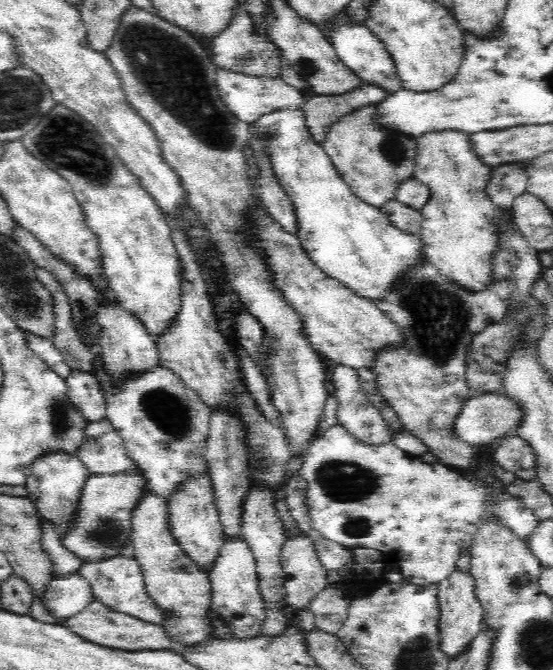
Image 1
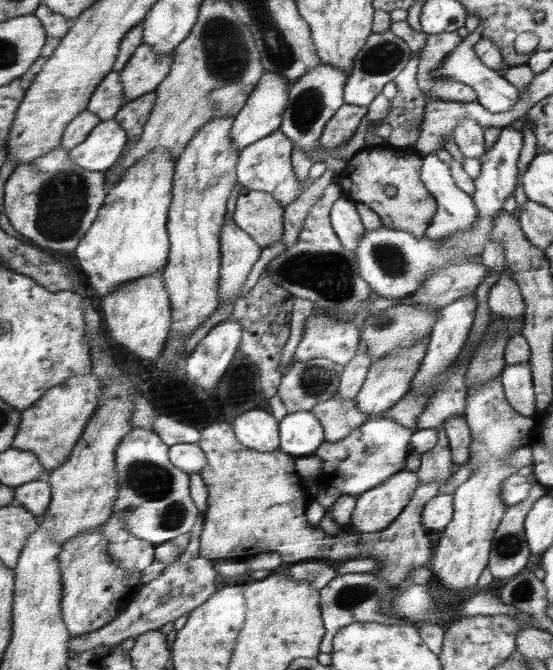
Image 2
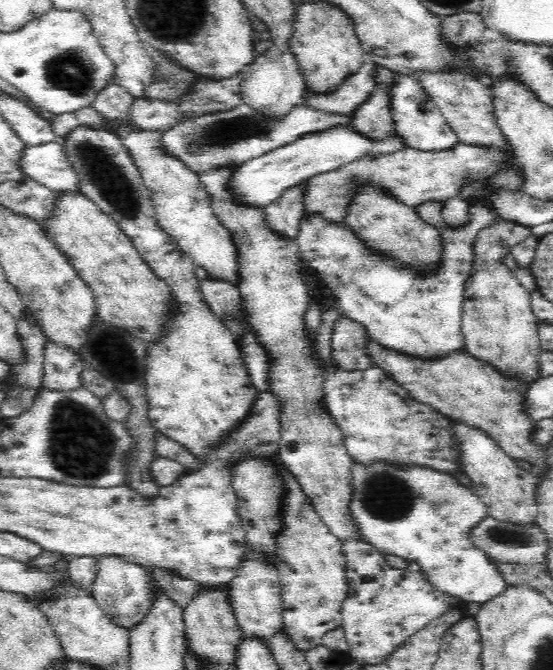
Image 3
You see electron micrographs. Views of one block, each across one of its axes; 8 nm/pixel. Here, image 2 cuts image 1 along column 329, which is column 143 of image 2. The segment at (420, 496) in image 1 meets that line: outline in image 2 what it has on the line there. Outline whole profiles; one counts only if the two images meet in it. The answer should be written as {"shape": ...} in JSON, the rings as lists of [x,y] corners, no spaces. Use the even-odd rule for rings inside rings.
{"shape":[[[133,428],[115,453],[121,490],[113,517],[126,520],[134,536],[155,546],[190,533],[201,513],[191,494],[190,474],[171,462],[170,446],[153,430]]]}

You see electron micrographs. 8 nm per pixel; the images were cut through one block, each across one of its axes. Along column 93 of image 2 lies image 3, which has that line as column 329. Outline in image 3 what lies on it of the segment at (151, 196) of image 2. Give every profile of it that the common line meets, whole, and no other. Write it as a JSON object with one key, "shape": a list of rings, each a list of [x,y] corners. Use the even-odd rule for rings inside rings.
{"shape":[[[470,205],[471,221],[464,226],[441,228],[445,243],[444,265],[430,277],[418,276],[398,261],[367,252],[348,225],[328,225],[322,220],[302,218],[296,242],[302,264],[317,274],[344,310],[344,317],[362,324],[369,338],[391,352],[436,361],[466,352],[462,328],[465,288],[473,276],[473,248],[479,231],[496,220],[494,212],[482,205]]]}

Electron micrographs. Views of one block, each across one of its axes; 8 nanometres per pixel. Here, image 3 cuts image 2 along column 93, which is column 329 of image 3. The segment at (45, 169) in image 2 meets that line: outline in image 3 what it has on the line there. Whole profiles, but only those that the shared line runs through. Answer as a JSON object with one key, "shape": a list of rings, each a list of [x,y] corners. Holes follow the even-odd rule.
{"shape":[[[458,141],[450,152],[431,153],[404,147],[386,154],[364,154],[354,162],[339,166],[310,178],[302,188],[302,208],[306,220],[322,220],[328,225],[347,225],[349,206],[357,200],[362,189],[378,189],[412,209],[425,202],[444,202],[458,197],[458,190],[466,179],[479,176],[494,177],[499,173],[499,156],[492,149],[474,148]]]}

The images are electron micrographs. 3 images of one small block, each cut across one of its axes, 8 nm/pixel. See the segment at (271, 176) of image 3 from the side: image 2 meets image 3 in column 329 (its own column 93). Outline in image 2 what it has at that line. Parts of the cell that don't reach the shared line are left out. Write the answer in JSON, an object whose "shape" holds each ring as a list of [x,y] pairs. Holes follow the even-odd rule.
{"shape":[[[115,119],[101,121],[87,140],[71,149],[69,154],[83,169],[109,172],[123,156],[129,140],[126,130]]]}

